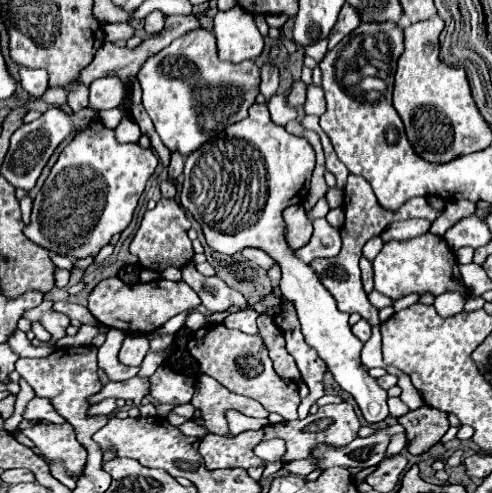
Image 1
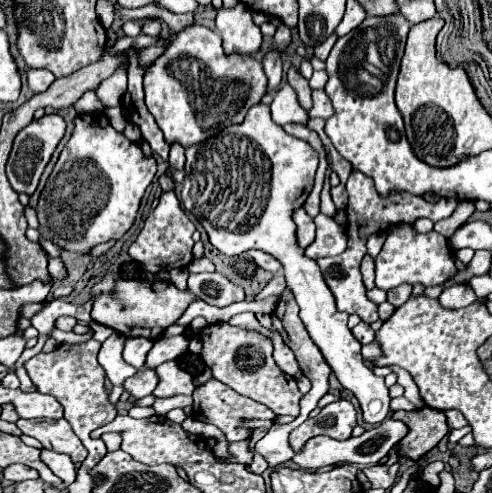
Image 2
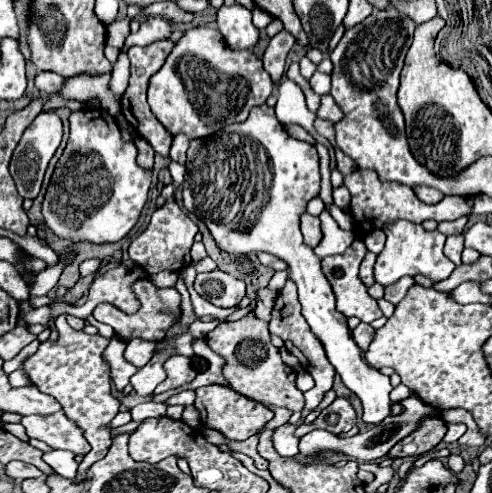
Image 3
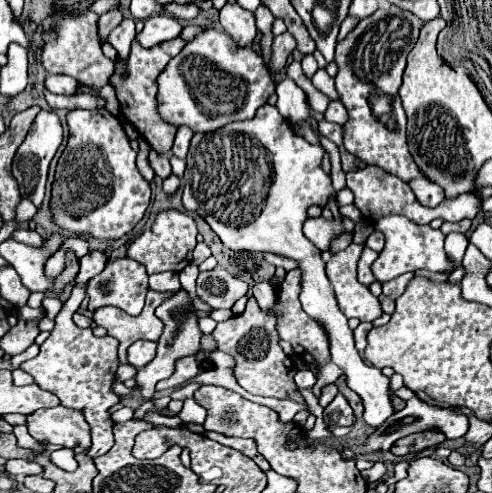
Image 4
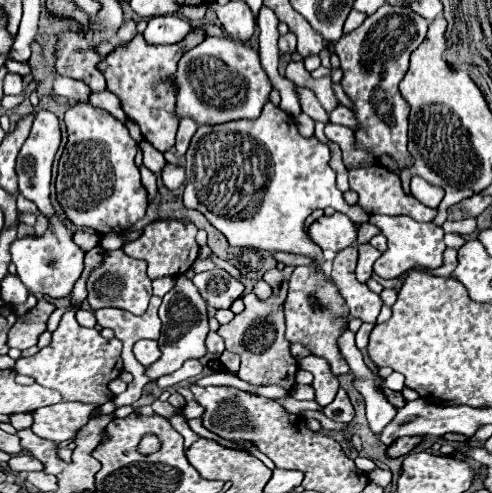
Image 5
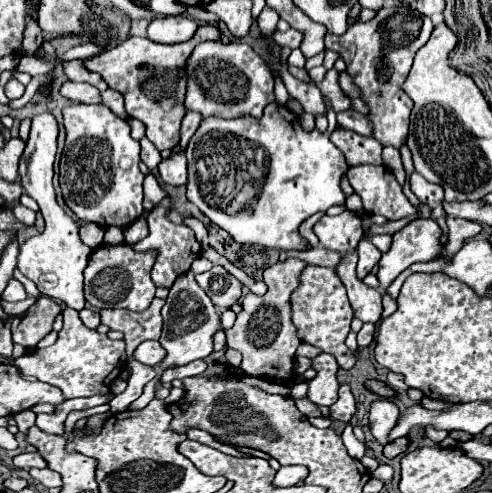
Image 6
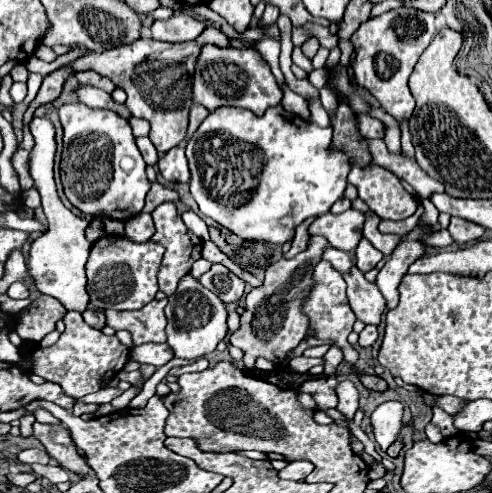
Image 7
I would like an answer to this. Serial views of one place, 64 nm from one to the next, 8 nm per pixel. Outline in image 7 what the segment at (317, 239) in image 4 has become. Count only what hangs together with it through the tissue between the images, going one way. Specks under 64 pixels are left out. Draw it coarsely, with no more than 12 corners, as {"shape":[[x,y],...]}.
{"shape":[[354,208],[322,214],[308,232],[356,250],[366,216]]}

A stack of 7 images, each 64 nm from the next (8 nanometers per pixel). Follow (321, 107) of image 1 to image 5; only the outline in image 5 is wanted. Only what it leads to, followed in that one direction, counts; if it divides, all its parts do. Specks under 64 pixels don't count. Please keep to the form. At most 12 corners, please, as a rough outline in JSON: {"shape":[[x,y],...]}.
{"shape":[[346,106],[330,112],[330,122],[356,130],[358,120]]}

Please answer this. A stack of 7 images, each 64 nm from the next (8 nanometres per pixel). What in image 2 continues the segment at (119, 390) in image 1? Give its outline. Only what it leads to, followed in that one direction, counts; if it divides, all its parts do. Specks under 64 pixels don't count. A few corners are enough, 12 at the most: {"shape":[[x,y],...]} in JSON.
{"shape":[[142,368],[126,380],[136,400],[152,394],[158,384],[154,368]]}

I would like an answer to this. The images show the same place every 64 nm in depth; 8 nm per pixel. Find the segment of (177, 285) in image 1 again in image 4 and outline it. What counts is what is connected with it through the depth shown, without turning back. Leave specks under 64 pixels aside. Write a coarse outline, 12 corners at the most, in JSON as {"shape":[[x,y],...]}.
{"shape":[[150,290],[140,316],[114,306],[92,318],[120,342],[120,362],[136,340],[158,340],[162,320],[154,310],[170,294]]}

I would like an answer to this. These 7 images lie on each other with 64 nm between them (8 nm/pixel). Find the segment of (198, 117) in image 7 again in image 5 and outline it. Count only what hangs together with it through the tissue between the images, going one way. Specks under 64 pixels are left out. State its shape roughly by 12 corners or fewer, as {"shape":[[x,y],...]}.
{"shape":[[182,118],[176,146],[180,156],[186,154],[198,124],[194,118]]}

